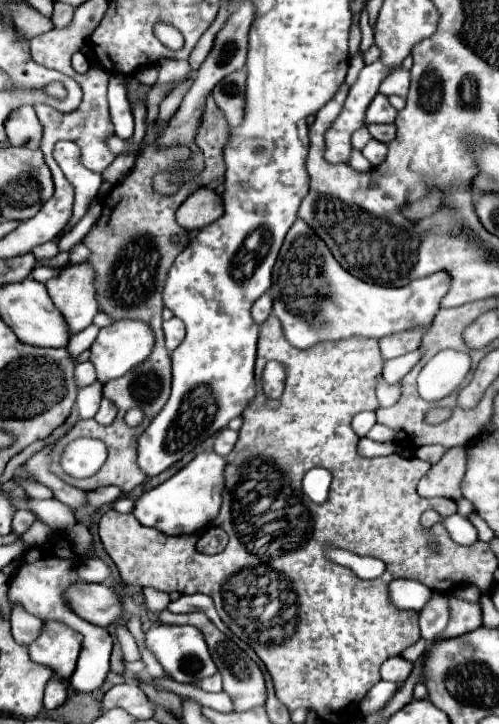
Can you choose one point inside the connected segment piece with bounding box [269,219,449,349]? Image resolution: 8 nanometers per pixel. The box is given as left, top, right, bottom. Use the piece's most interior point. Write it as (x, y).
(316, 300)

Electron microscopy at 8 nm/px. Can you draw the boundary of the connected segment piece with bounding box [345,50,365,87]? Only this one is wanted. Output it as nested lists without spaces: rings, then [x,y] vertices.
[[[360,50],[355,57],[350,58],[349,69],[345,78],[345,83],[351,87],[357,80],[358,74],[365,66]]]

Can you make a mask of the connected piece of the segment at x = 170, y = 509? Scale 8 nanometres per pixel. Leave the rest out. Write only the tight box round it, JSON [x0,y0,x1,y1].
[133,451,225,535]

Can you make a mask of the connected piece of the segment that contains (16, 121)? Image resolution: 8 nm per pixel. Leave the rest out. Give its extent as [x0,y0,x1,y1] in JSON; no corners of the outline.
[5,105,41,149]

